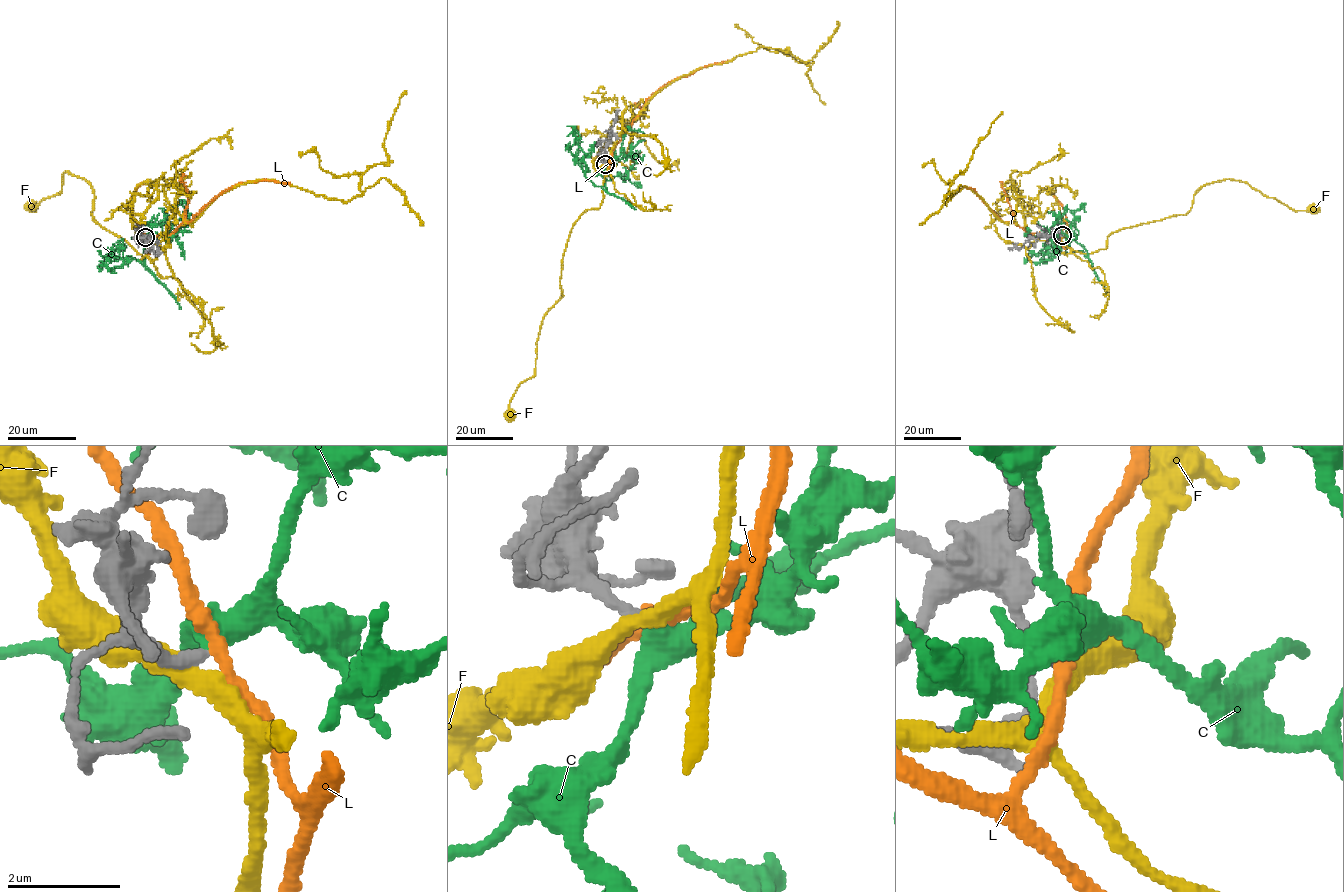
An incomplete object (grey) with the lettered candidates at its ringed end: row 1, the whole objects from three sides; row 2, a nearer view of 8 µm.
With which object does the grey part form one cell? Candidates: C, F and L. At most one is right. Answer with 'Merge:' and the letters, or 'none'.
Merge: C

